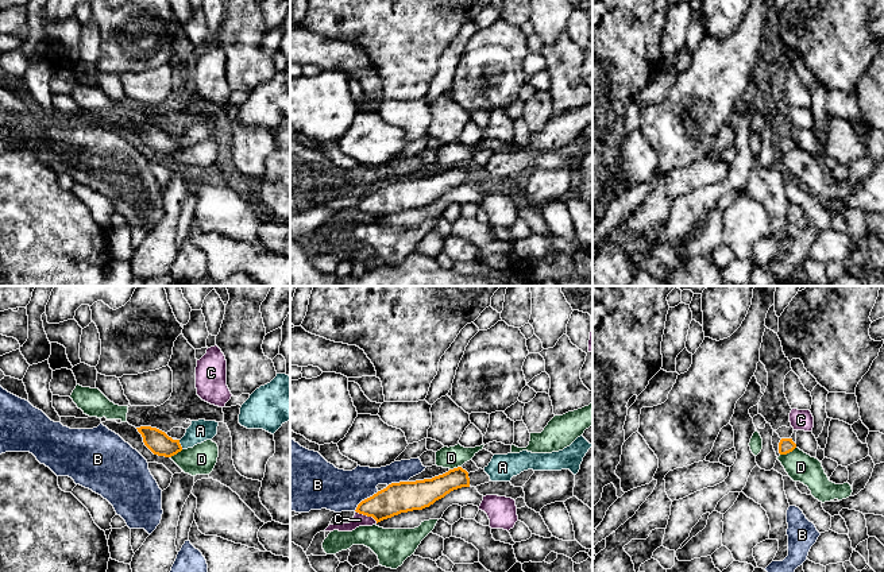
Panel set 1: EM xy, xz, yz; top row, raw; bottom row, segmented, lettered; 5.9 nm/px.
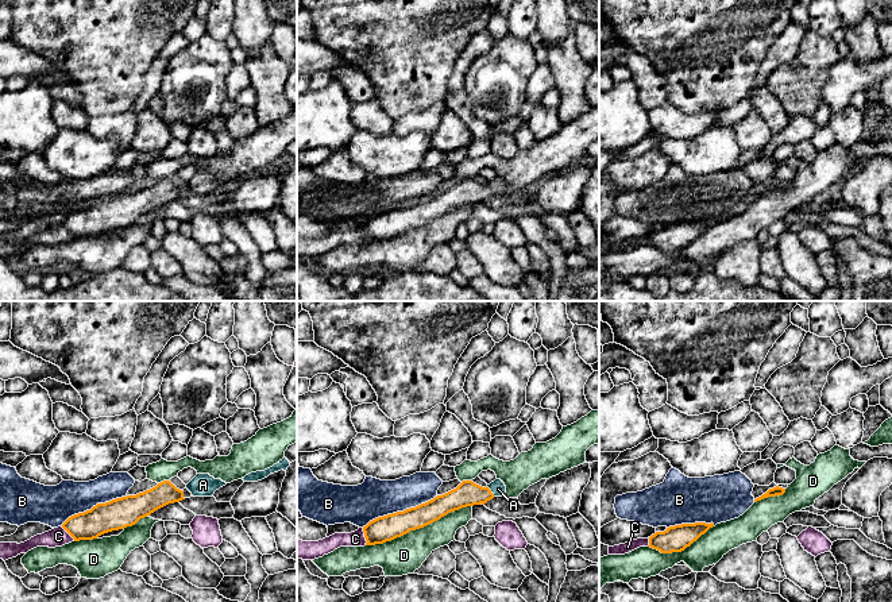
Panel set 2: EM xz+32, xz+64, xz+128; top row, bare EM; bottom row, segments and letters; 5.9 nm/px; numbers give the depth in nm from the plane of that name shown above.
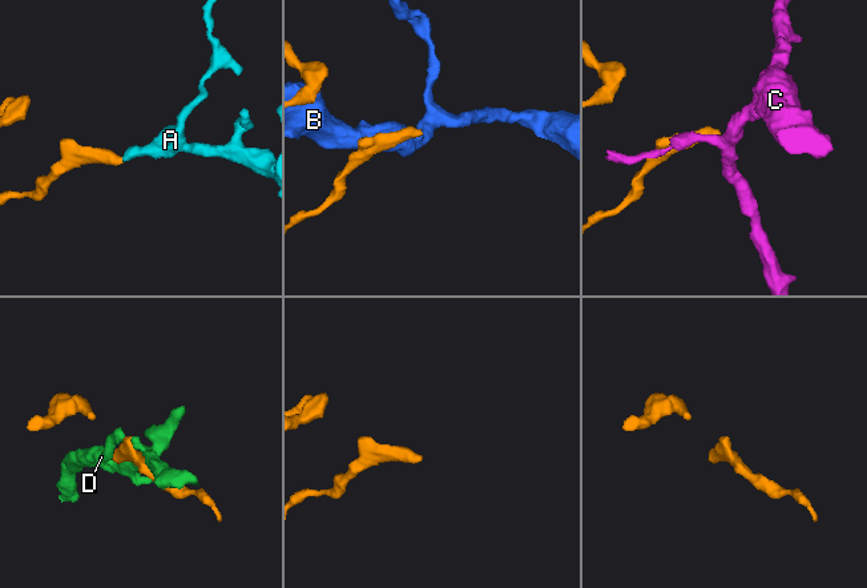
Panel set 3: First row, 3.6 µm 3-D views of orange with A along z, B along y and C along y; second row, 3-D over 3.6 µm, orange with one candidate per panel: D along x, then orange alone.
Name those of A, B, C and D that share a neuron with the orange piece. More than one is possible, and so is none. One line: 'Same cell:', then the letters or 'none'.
Same cell: A

